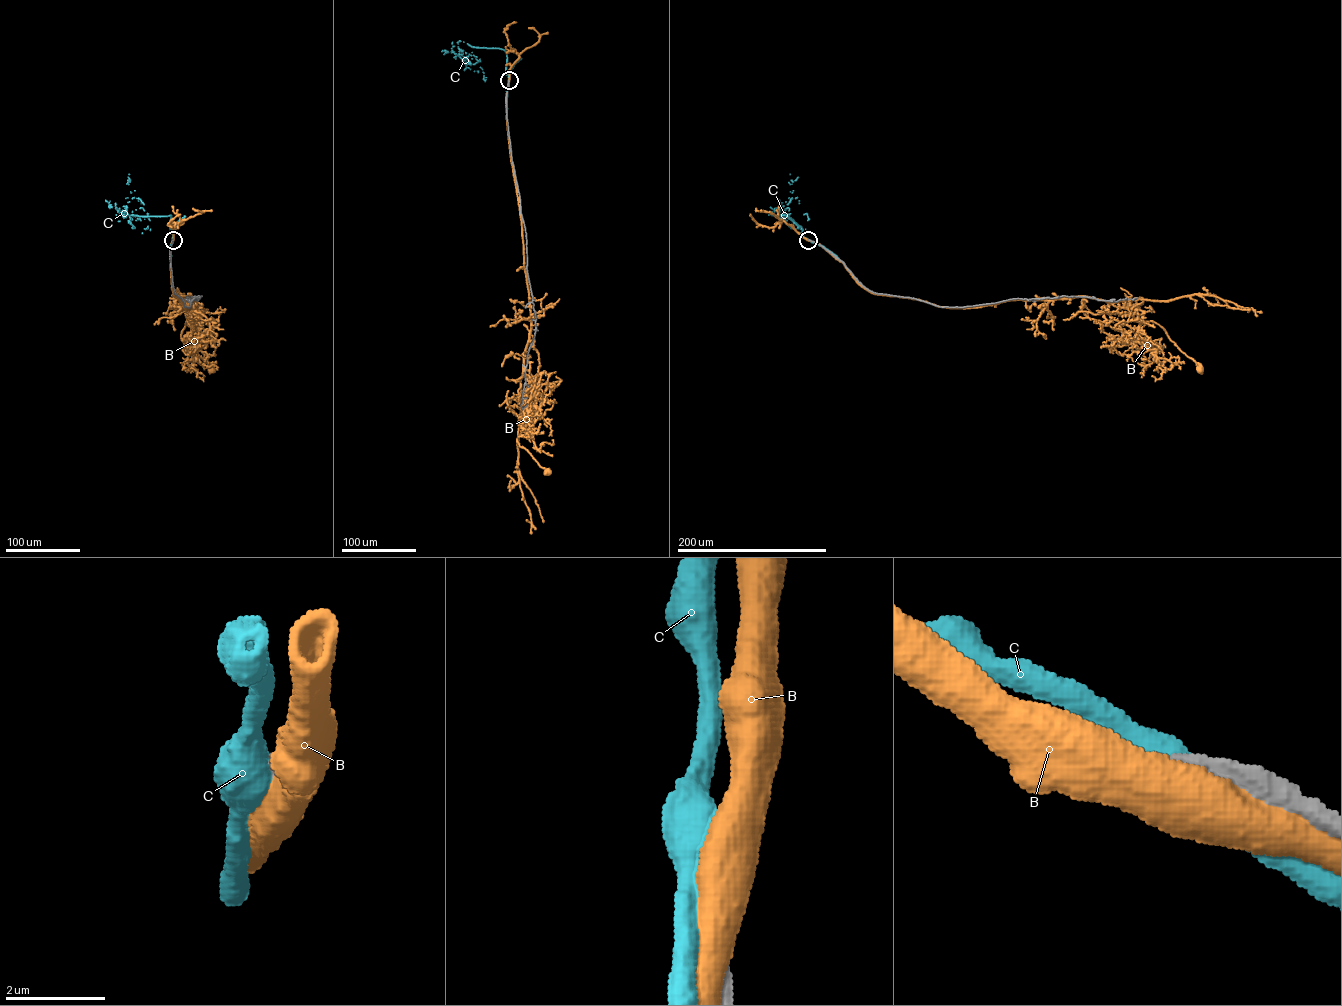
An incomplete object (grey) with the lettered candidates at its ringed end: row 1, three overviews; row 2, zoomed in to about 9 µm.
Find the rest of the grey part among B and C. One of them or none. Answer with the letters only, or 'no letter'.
no letter

